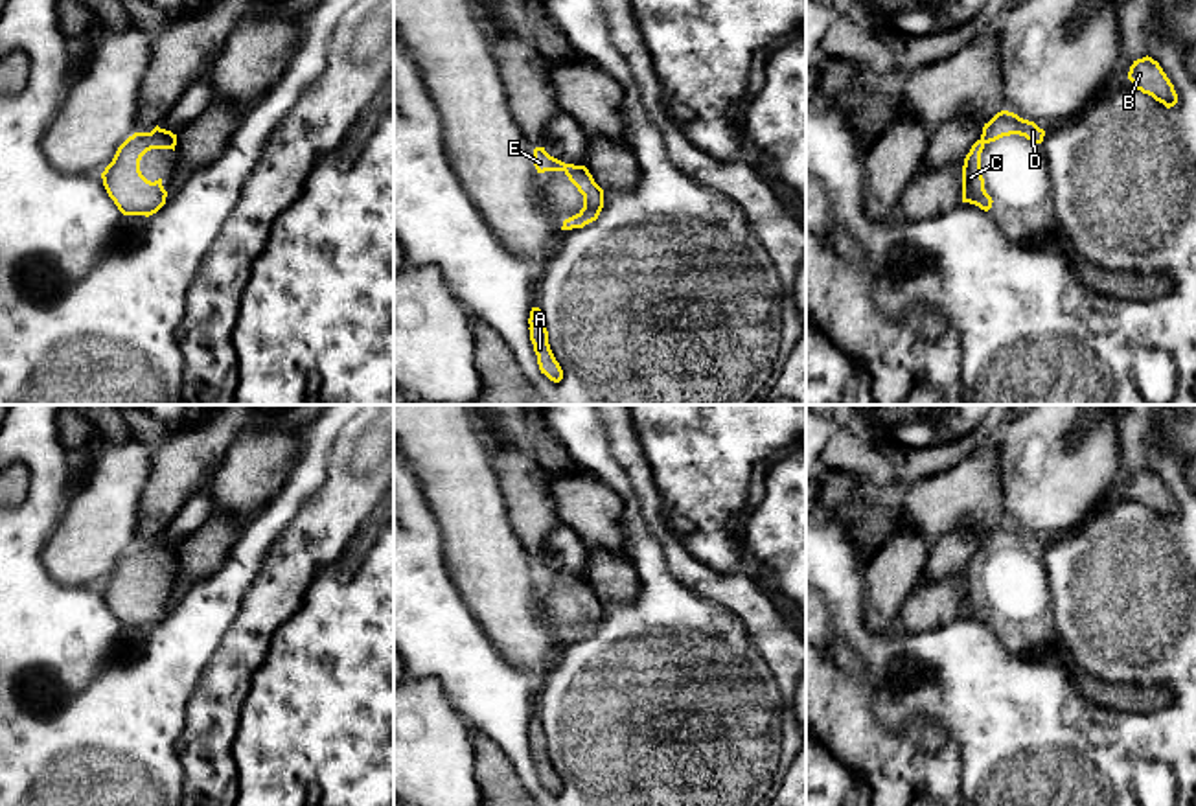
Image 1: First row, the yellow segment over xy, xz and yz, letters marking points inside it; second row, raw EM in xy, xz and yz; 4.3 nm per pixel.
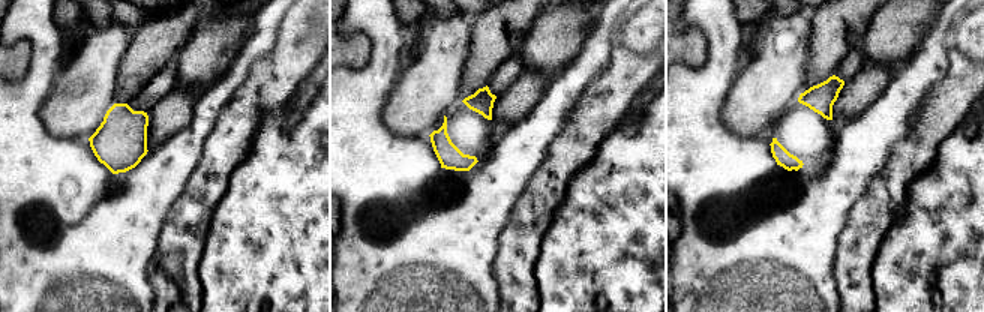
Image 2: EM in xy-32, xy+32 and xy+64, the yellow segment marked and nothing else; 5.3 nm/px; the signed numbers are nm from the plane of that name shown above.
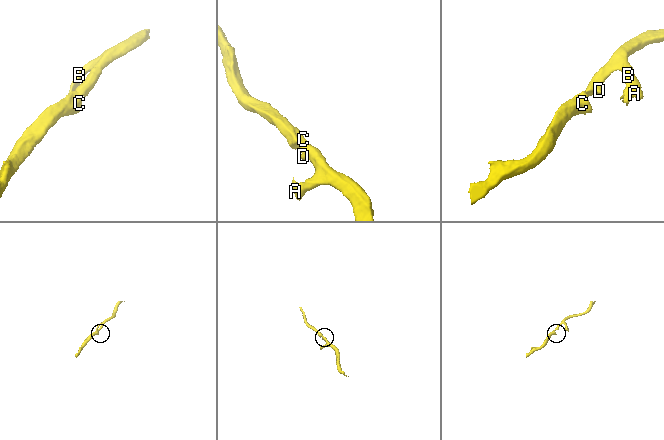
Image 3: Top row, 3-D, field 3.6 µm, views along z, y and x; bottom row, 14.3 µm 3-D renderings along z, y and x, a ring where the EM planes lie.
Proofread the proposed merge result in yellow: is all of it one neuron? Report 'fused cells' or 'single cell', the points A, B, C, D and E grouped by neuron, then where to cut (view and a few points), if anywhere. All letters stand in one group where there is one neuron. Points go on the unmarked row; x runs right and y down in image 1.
single cell; A B C D E; no cut

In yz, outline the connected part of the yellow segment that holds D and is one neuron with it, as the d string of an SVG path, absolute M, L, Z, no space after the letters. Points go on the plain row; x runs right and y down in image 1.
M1001 523L983 539L981 550L972 558L962 578L962 615L970 615L988 624L992 620L992 609L984 602L984 591L981 587L981 565L986 556L1003 548L1019 547L1034 556L1041 556L1045 543L1034 534L1023 532L1014 524Z

